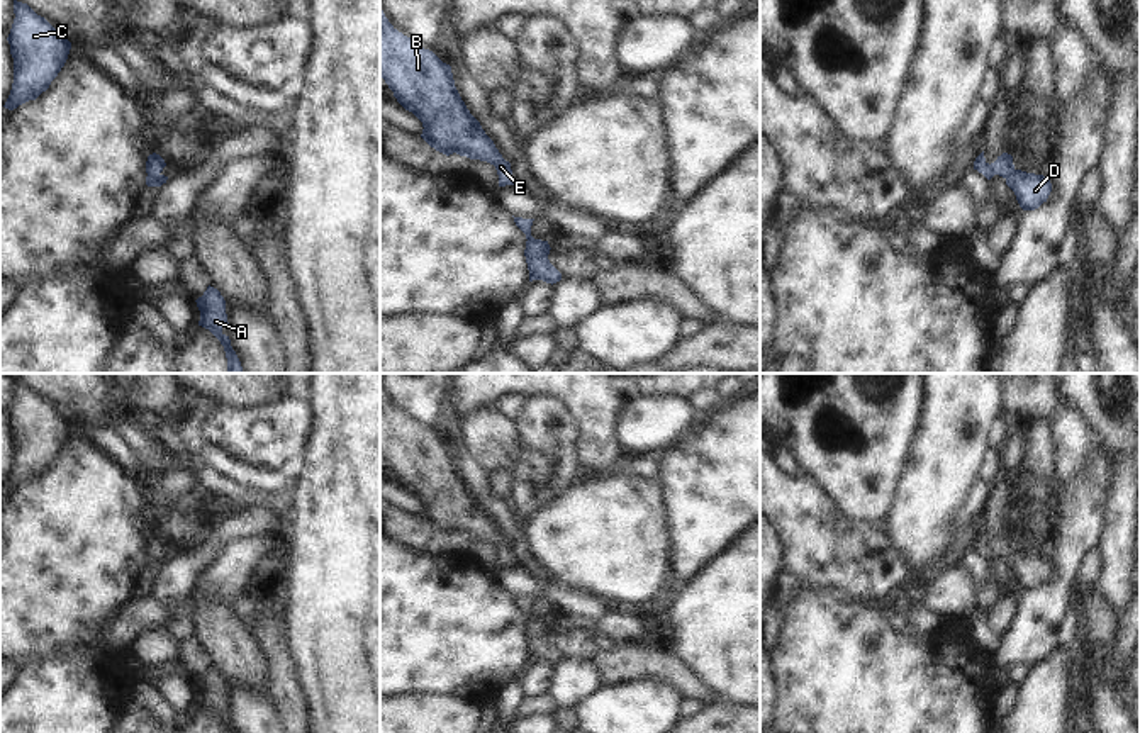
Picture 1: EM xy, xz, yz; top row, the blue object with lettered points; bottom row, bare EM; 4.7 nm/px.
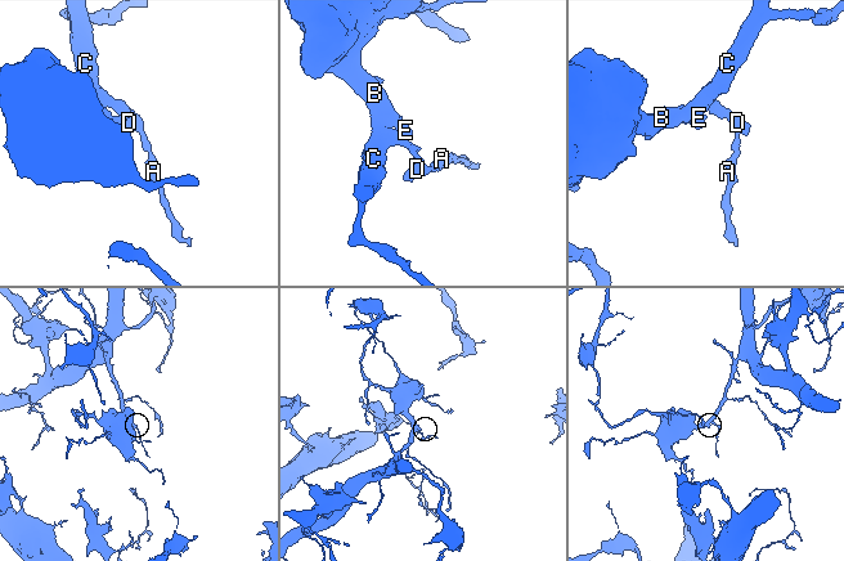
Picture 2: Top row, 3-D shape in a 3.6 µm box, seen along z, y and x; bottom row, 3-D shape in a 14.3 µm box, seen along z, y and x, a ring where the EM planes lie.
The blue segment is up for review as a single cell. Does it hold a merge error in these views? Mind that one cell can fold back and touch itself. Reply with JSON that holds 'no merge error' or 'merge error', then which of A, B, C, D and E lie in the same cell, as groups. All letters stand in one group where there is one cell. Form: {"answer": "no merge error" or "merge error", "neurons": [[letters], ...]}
{"answer": "no merge error", "neurons": [["A", "B", "C", "D", "E"]]}

